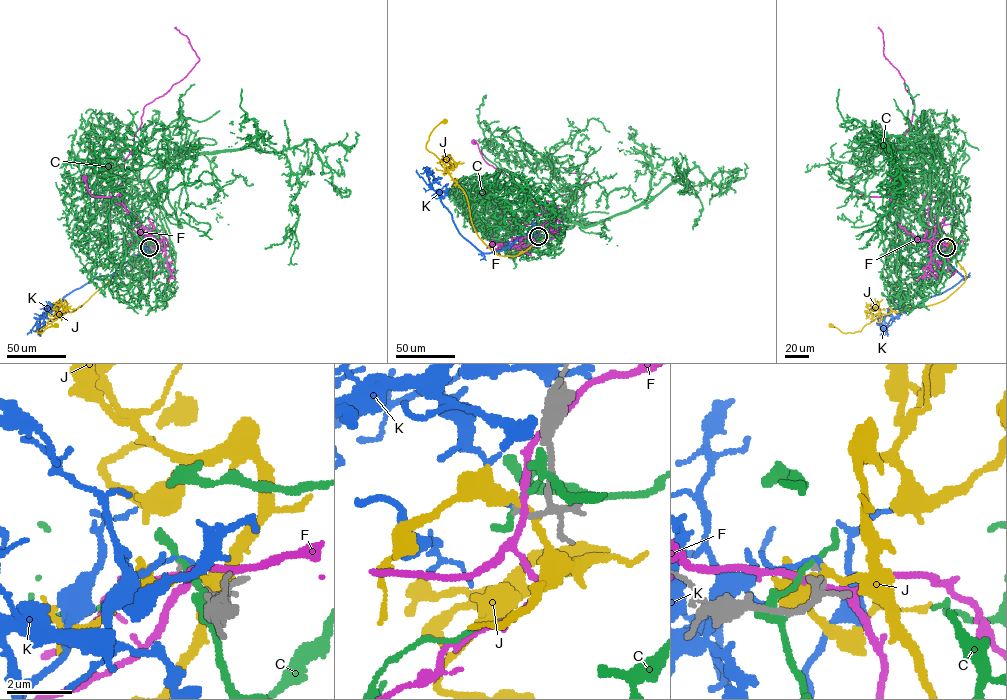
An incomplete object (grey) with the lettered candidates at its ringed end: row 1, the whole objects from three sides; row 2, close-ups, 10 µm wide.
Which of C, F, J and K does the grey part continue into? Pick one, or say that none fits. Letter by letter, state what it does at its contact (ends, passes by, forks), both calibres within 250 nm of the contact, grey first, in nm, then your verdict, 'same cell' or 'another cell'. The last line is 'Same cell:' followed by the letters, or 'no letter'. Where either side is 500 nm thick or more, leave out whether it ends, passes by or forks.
C: it passes by | 170/160 nm | another cell
F: it passes by | 140/180 nm | another cell
J: it passes by | 120/220 nm | another cell
K: it ends | 170/150 nm | another cell
Same cell: no letter

